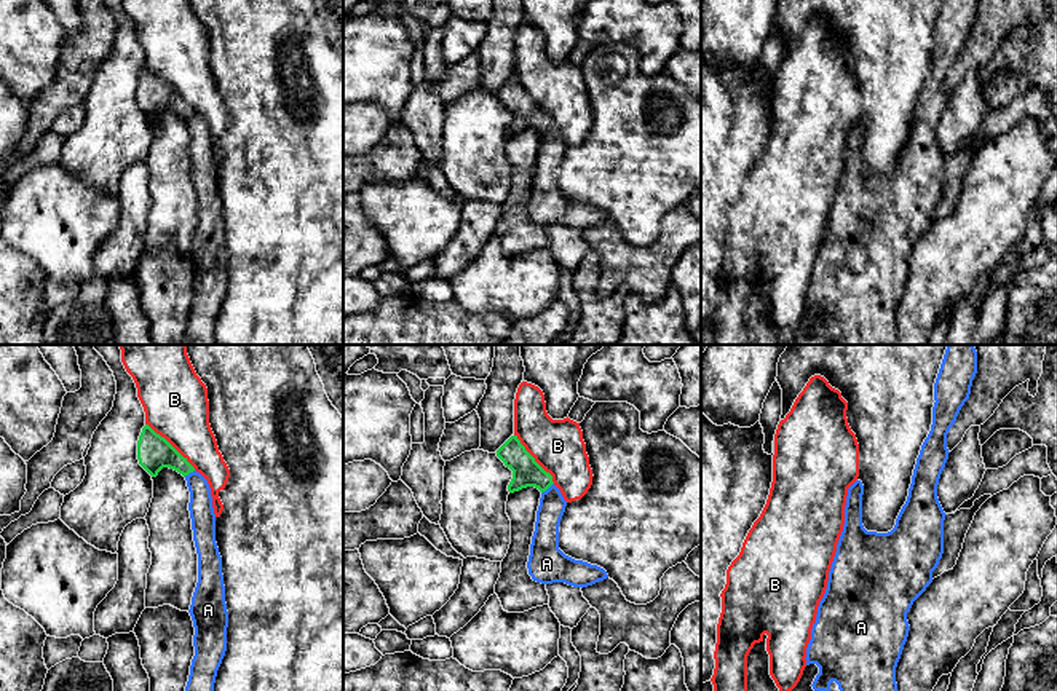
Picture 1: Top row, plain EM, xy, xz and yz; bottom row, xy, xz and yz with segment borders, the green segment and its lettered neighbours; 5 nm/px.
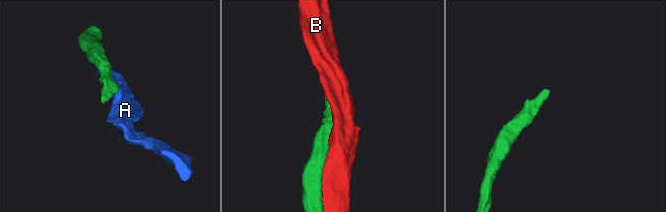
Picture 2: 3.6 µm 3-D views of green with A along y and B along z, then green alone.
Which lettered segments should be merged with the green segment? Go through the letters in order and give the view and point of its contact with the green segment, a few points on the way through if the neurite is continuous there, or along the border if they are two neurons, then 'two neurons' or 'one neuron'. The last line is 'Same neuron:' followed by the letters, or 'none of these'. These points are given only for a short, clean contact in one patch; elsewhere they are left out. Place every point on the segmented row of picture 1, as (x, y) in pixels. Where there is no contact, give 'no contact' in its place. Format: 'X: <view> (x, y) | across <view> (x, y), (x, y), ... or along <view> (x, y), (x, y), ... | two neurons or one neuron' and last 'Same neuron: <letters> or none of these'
A: xz (546, 489) | along xz (553, 482), (542, 493) | two neurons
B: xy (171, 446) | two neurons
Same neuron: none of these

